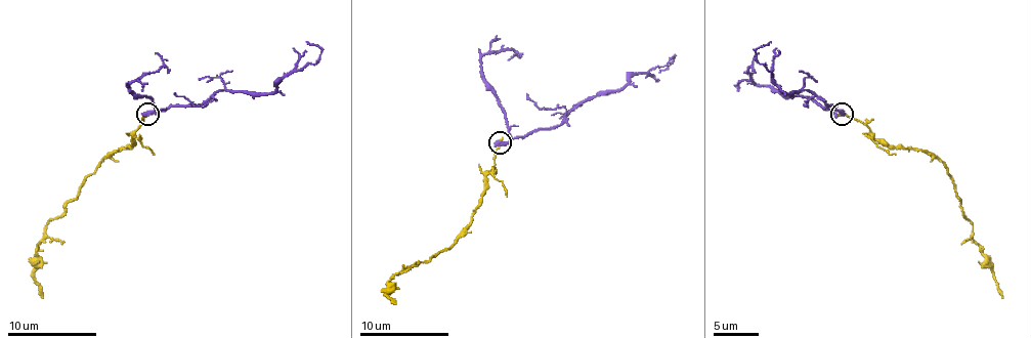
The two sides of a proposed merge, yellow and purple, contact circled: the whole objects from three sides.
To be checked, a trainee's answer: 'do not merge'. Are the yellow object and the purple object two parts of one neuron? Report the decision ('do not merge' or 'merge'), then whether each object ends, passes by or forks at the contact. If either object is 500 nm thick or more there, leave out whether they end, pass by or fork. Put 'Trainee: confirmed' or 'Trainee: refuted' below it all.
do not merge; yellow ends there; purple ends there
Trainee: confirmed

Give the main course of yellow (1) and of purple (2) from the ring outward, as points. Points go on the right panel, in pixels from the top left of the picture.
1: (842, 114), (860, 120), (875, 138), (927, 150), (943, 163), (960, 210), (972, 225), (972, 237), (1003, 297)
2: (842, 114), (811, 91), (783, 93), (766, 65), (757, 59), (757, 48), (770, 42)

